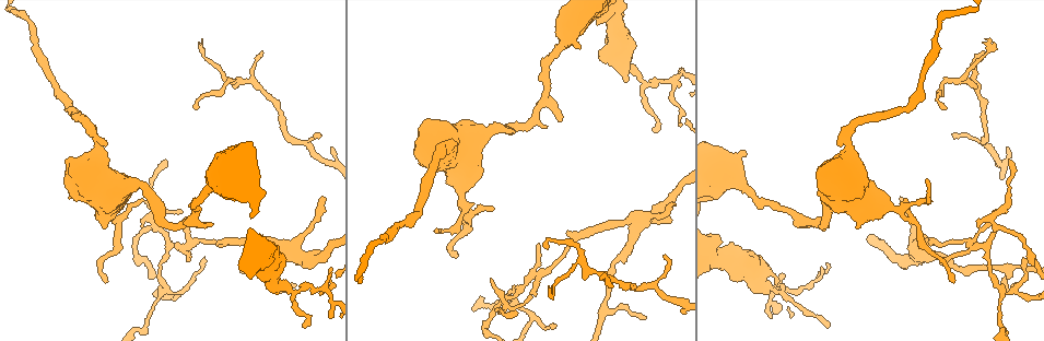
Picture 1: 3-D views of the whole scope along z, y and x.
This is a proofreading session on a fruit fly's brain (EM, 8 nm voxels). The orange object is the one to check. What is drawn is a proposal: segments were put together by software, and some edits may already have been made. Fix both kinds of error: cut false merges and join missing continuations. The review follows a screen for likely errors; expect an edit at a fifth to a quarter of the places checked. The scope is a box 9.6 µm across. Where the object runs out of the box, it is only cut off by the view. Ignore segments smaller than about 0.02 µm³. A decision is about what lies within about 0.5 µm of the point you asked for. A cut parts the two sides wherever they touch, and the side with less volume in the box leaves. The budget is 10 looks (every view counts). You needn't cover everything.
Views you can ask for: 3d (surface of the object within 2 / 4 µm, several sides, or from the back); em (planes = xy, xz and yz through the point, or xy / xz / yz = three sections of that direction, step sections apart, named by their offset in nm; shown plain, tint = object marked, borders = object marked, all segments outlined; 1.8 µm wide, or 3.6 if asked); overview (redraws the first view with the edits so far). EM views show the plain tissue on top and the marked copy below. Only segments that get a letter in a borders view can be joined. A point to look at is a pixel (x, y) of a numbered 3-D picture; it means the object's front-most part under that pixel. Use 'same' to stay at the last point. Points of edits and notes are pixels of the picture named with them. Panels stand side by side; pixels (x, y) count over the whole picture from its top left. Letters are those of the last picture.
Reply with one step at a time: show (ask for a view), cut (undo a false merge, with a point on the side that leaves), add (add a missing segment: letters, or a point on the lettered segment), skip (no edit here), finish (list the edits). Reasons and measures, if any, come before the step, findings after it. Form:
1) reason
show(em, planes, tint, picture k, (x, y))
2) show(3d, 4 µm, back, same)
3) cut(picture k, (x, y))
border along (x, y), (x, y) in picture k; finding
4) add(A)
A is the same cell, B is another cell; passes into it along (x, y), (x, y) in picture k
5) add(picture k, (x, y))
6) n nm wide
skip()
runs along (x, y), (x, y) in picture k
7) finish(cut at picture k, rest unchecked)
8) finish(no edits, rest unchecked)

tapers out
show(3d, 4 µm, picture 1, (493, 280))

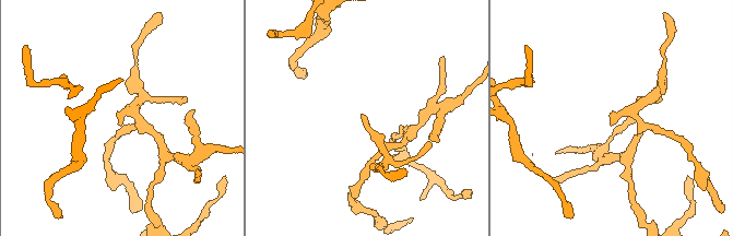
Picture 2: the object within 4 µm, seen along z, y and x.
show(em, 3.6 µm, xy, step 4, borders, picture 2, (362, 114))

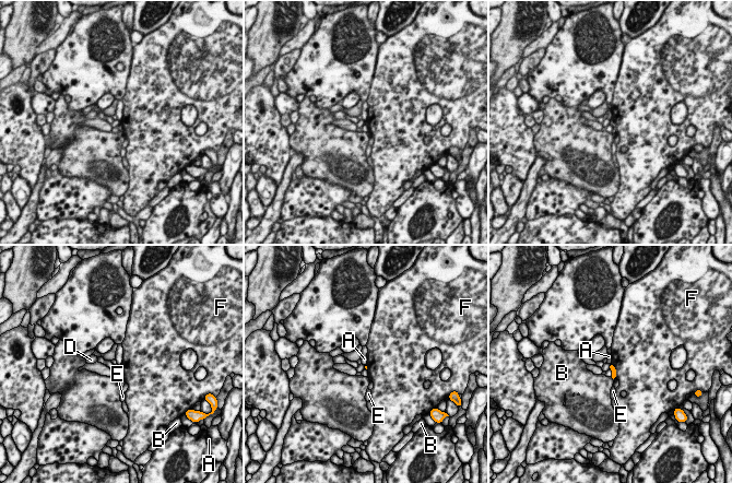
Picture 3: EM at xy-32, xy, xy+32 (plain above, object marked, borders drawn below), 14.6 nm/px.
show(em, 3.6 µm, planes, borders, same)

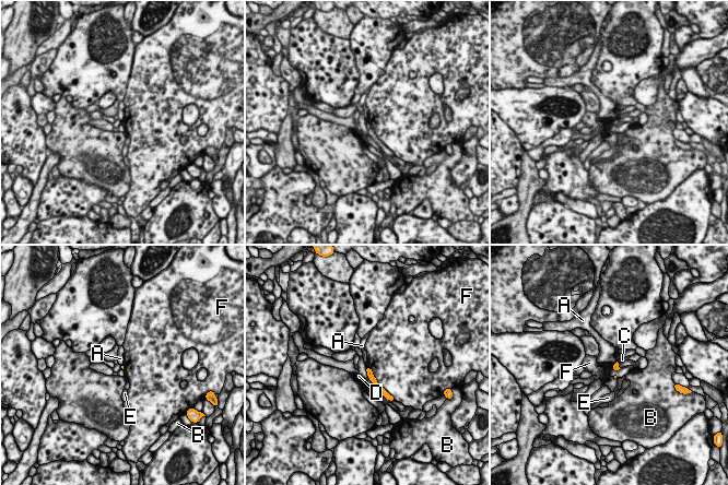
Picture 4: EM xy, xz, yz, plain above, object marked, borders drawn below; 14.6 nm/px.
skip()
A, B, C, D, E and F are other cells; border along (366, 366), (392, 395) in picture 4; none of them fits

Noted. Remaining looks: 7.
narrows sharply
show(3d, 4 µm, picture 1, (208, 241))

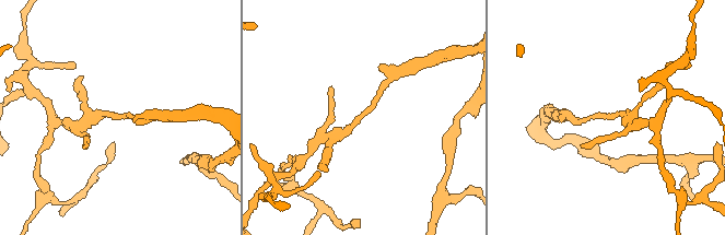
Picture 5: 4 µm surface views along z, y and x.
arms of 190, 200 nm; now the EM
show(em, xy, step 8, tint, picture 5, (364, 114))

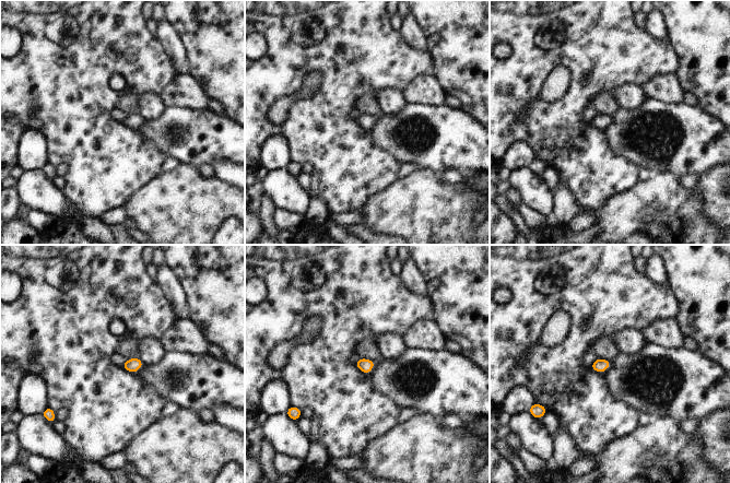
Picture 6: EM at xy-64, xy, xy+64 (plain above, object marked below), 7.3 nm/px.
another direction
show(em, planes, borders, same)

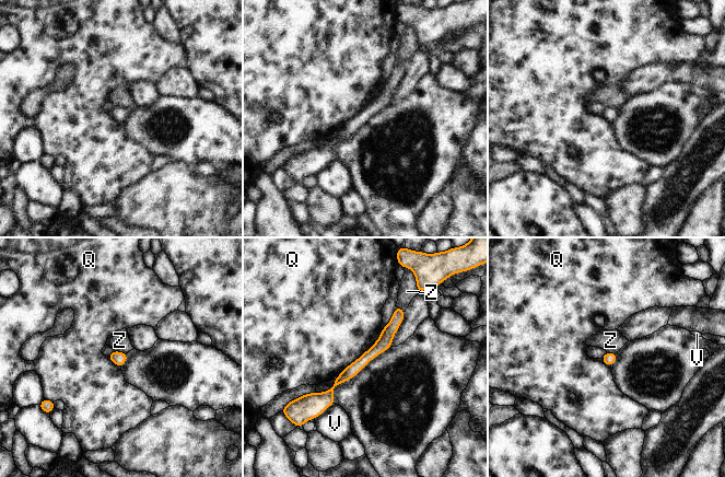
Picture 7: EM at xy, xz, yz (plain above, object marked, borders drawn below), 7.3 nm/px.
skip()
Q, V and Z are other cells; runs along (398, 310), (386, 338), (315, 402) in picture 7; continuous, no second cell

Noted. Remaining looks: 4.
an open end
show(3d, 4 µm, picture 1, (204, 256))

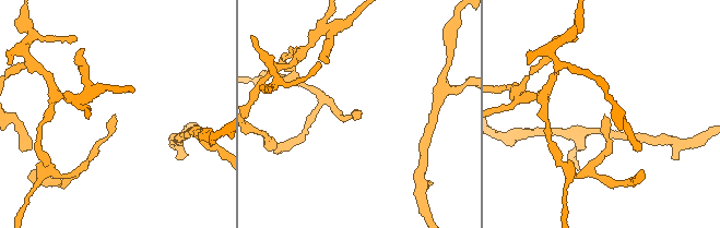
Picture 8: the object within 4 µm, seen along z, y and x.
shape alone is not enough
show(em, 3.6 µm, planes, tint, picture 8, (112, 118))

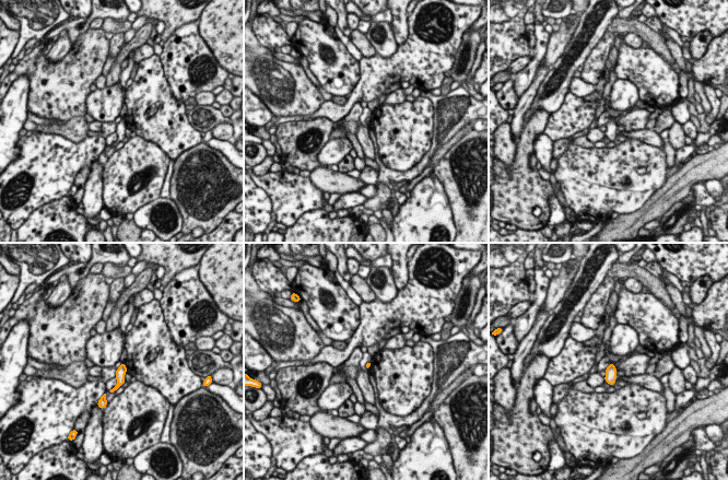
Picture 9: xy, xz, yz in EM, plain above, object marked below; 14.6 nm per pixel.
show(em, 3.6 µm, planes, borders, same)

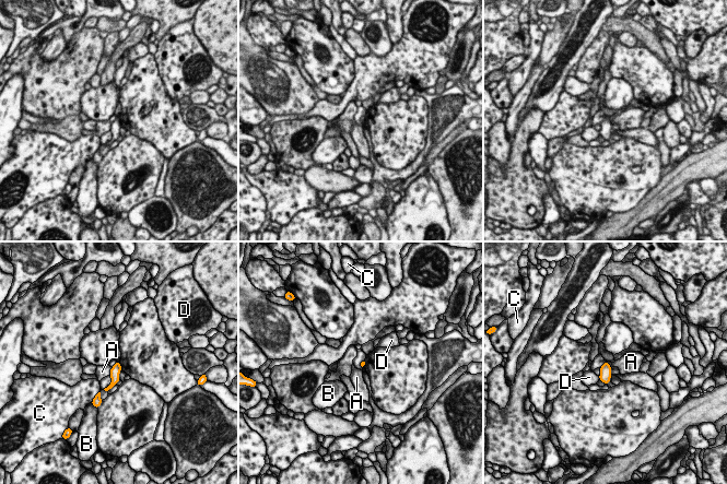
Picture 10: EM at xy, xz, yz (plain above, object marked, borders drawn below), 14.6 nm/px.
skip()
A, B, C and D are other cells; border along (112, 367), (108, 374) in picture 10; no lettered segment goes on from it

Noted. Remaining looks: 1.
finish(no edits, rest unchecked)

